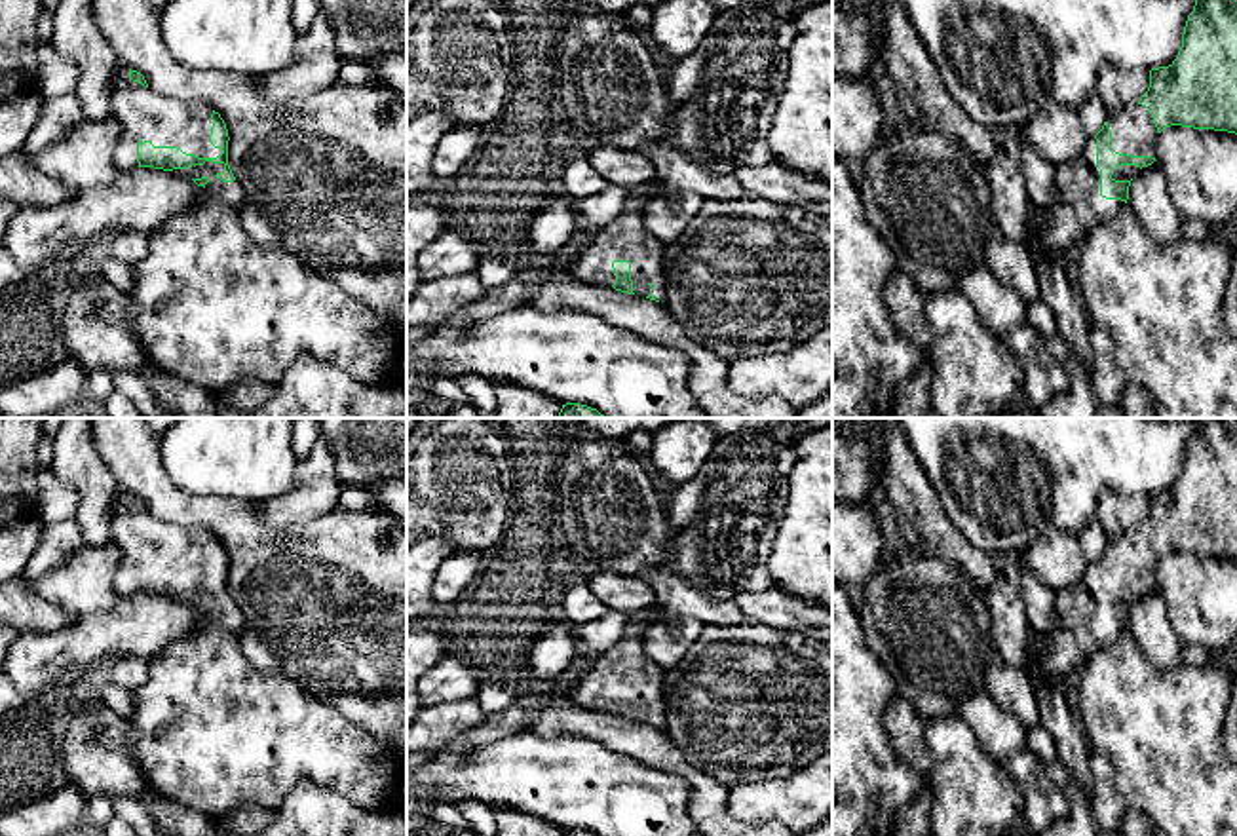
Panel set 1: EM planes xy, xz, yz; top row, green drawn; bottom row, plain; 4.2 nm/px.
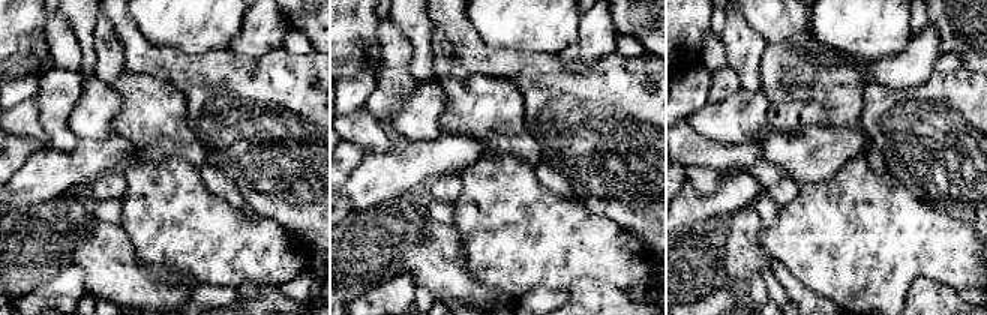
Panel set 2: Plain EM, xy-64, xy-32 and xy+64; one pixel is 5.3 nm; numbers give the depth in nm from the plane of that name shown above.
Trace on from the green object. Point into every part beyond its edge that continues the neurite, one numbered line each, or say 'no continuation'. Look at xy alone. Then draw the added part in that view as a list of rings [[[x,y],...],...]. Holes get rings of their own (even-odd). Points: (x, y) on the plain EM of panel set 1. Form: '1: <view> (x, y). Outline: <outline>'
1: xy (143, 540). Outline: [[[129,496],[114,500],[110,542],[122,551],[122,562],[114,578],[118,597],[139,595],[137,568],[150,566],[154,572],[177,572],[198,583],[222,580],[209,568],[213,534],[207,530],[179,530],[156,521],[129,504]]]

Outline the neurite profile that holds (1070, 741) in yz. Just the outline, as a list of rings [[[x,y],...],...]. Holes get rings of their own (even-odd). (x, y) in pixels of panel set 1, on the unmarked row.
[[[1043,680],[1034,684],[1039,707],[1039,720],[1051,732],[1056,747],[1056,760],[1062,762],[1070,777],[1091,802],[1093,788],[1093,752],[1079,726],[1074,724],[1066,701],[1064,684]]]

